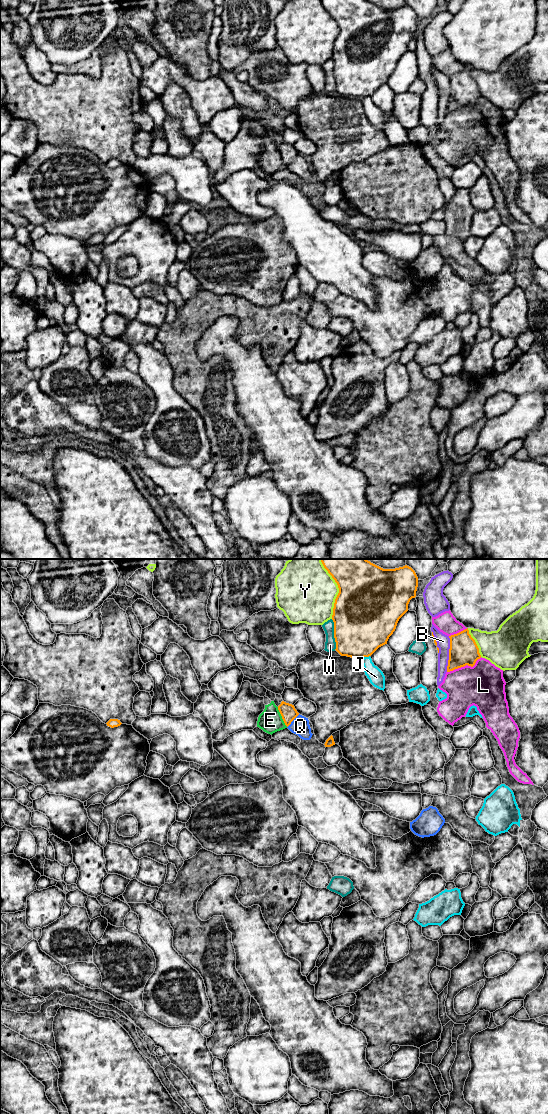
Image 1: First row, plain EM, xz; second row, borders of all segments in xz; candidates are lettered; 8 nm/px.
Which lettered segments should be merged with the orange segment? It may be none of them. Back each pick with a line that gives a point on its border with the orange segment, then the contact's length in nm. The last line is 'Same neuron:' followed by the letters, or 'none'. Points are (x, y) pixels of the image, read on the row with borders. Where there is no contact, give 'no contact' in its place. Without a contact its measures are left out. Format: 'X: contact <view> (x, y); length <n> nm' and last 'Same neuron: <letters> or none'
Same neuron: none

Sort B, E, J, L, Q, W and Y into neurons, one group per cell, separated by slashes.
B / E / J / L / Q / W / Y

